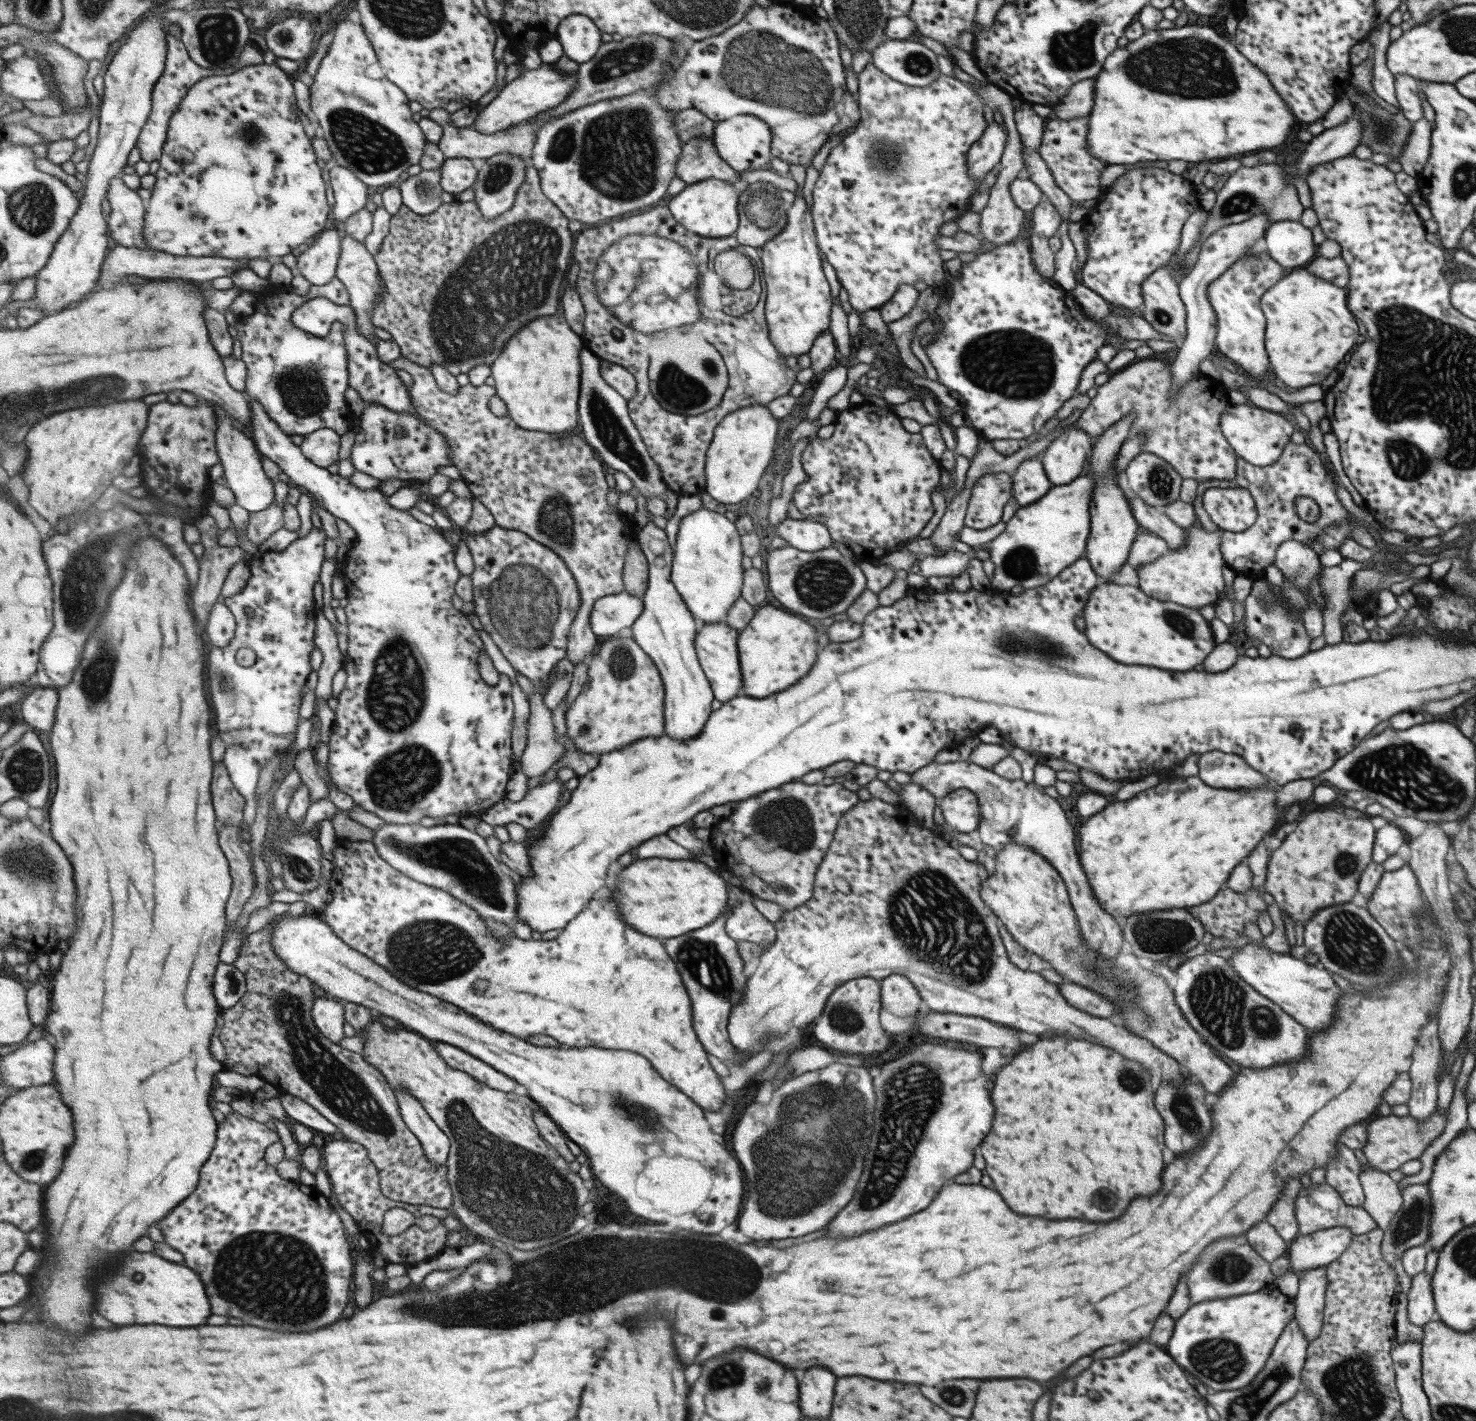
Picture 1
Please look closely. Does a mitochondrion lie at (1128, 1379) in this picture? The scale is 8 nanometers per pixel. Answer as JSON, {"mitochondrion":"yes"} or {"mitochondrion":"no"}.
{"mitochondrion":"no"}

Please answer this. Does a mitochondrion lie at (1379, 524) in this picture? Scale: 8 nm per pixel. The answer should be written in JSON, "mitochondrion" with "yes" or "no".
{"mitochondrion":"no"}

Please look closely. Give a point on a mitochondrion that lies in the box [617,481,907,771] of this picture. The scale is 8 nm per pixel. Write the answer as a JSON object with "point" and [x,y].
{"point":[821,584]}

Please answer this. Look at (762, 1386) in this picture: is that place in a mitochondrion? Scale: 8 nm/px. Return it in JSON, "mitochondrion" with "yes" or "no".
{"mitochondrion":"yes"}

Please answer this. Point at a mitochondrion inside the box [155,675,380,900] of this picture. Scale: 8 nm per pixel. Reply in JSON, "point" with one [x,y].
{"point":[299,869]}

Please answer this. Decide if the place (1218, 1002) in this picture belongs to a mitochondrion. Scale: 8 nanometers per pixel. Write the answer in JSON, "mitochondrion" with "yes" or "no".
{"mitochondrion":"yes"}

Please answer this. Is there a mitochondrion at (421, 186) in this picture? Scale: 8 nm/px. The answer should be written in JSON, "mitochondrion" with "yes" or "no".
{"mitochondrion":"yes"}

